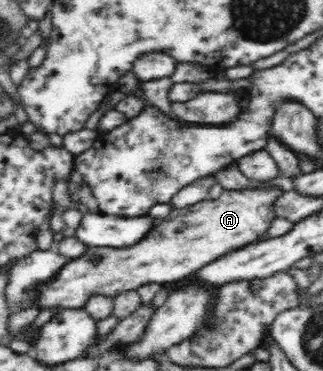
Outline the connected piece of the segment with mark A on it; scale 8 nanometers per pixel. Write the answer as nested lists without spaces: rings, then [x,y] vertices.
[[[275,186],[224,189],[217,199],[206,198],[191,206],[173,208],[166,219],[153,226],[144,238],[132,246],[88,247],[80,258],[64,263],[52,279],[34,284],[22,308],[83,309],[84,304],[94,296],[114,298],[128,290],[137,290],[144,284],[174,284],[227,252],[258,241],[276,218],[273,204],[282,193]]]

